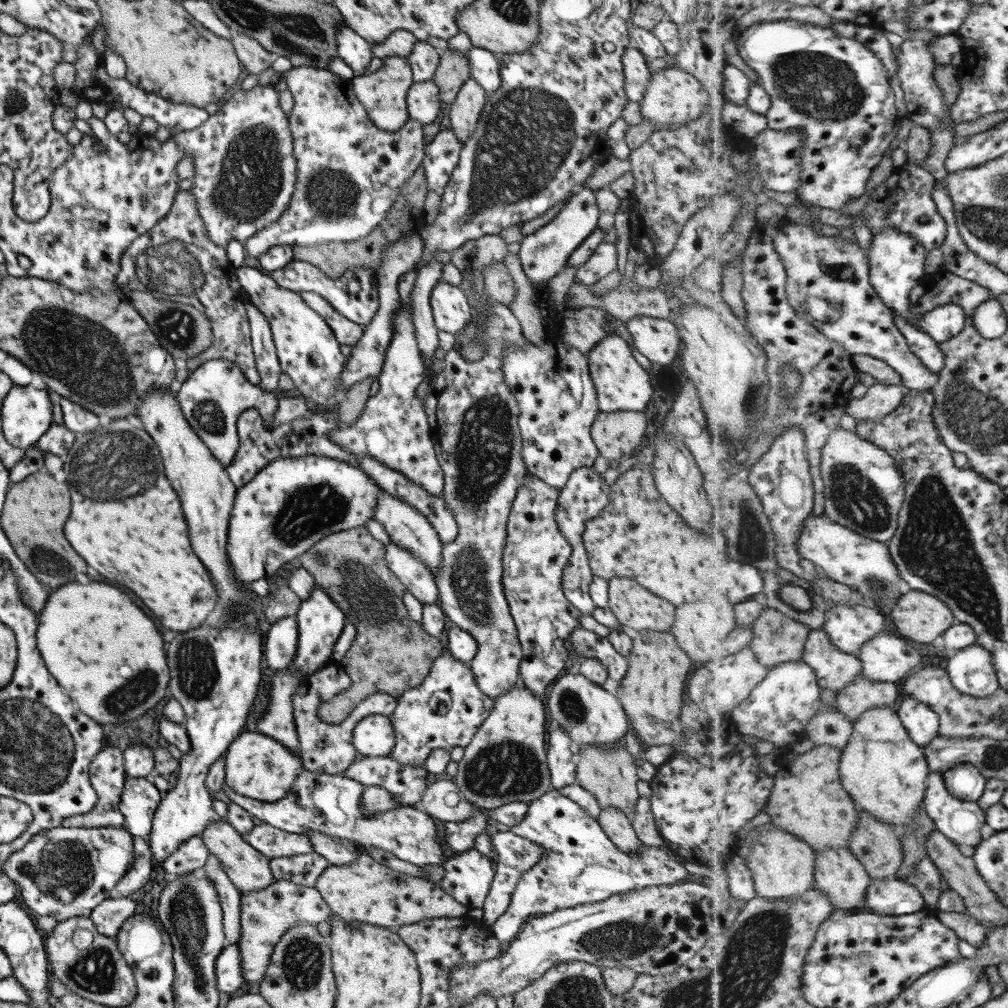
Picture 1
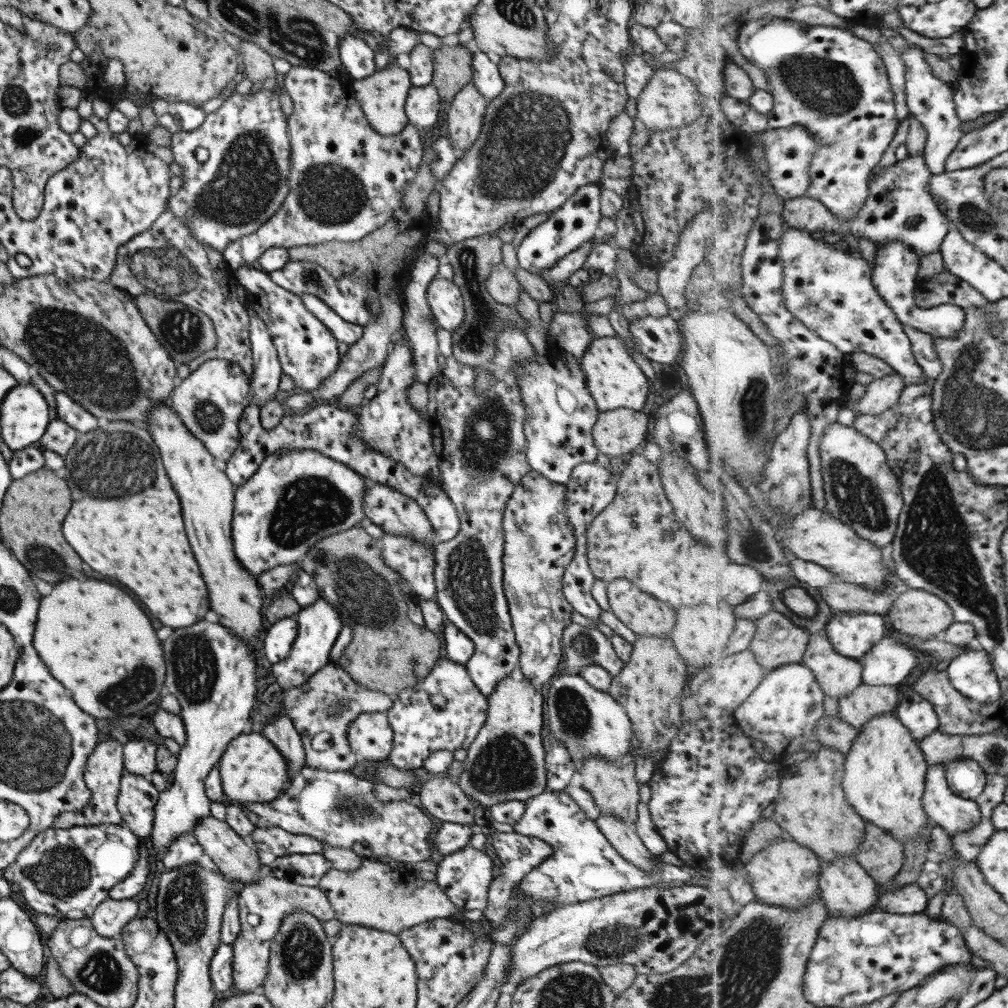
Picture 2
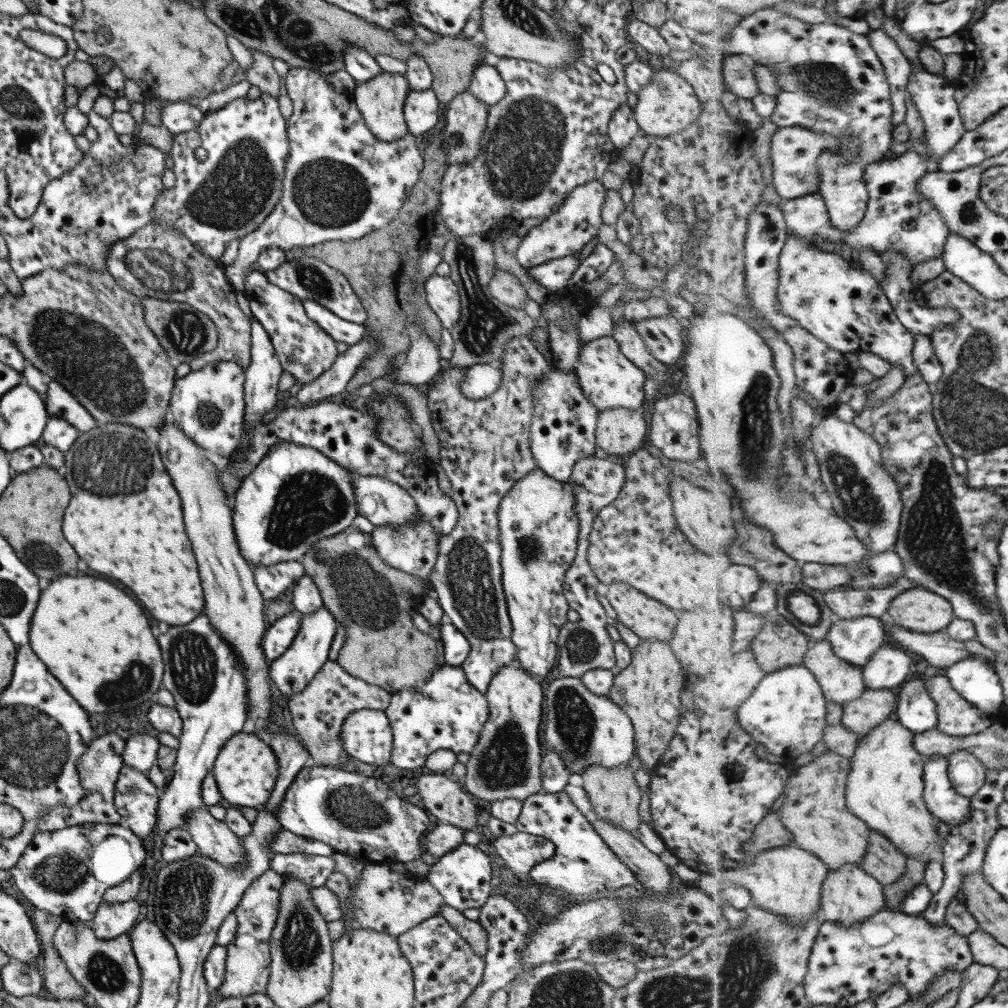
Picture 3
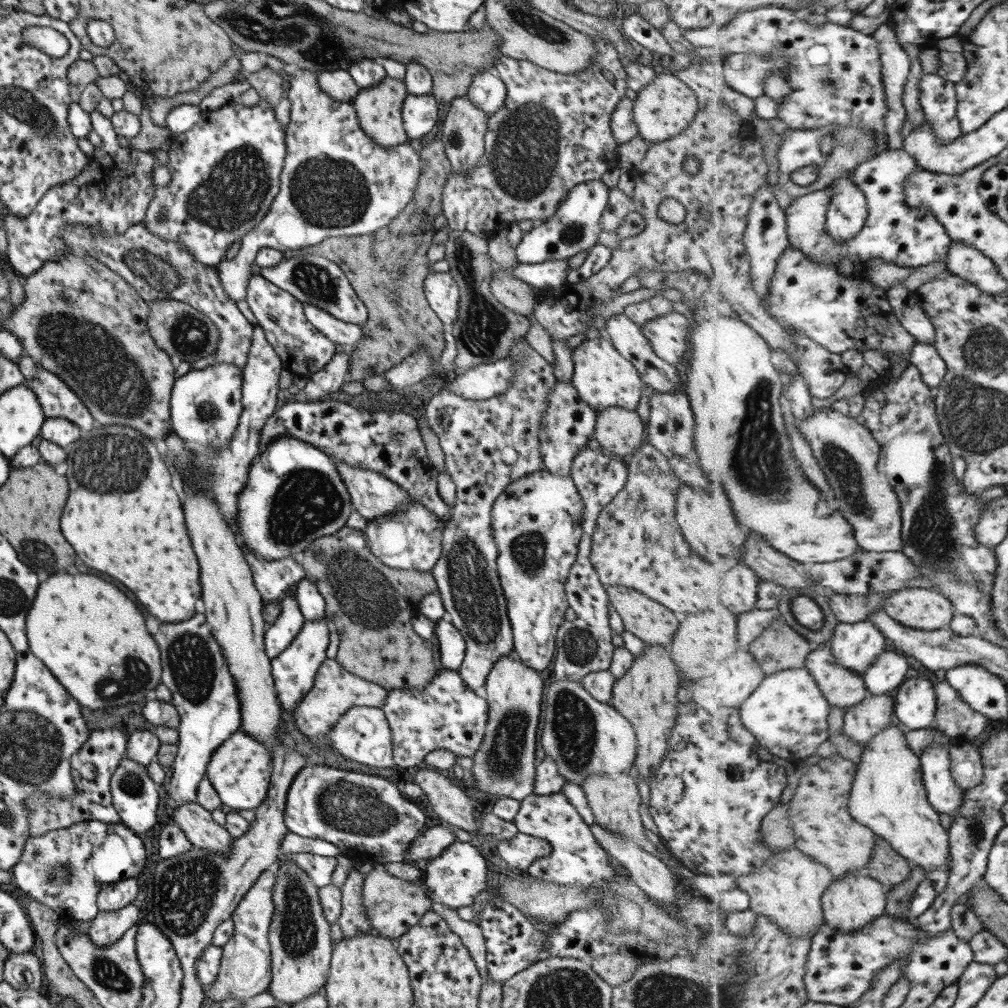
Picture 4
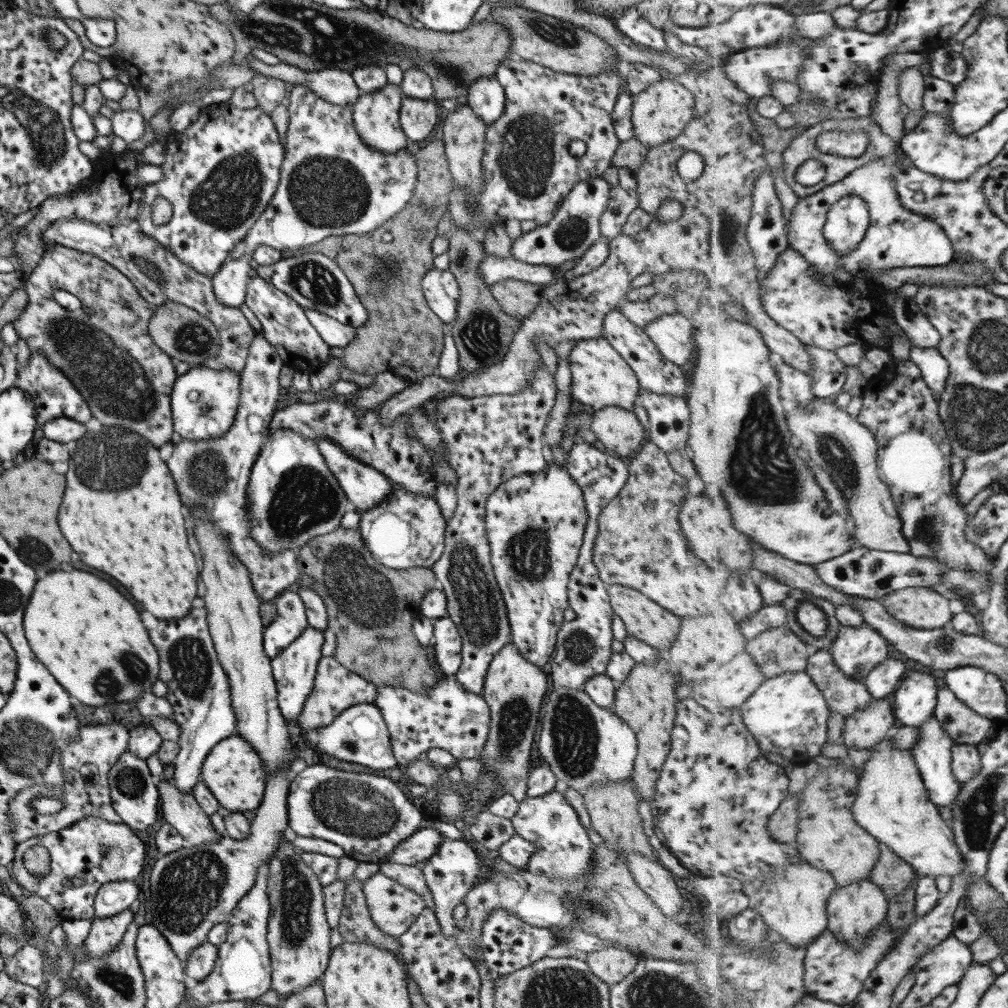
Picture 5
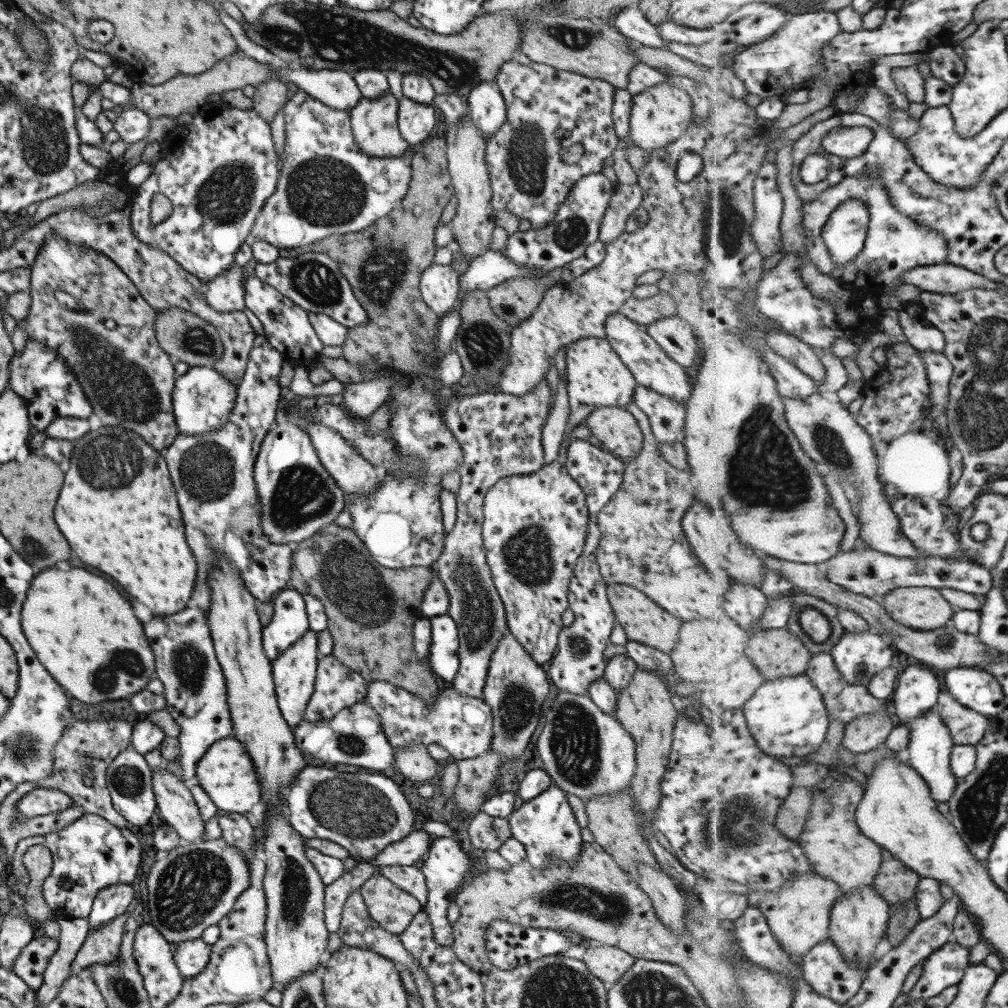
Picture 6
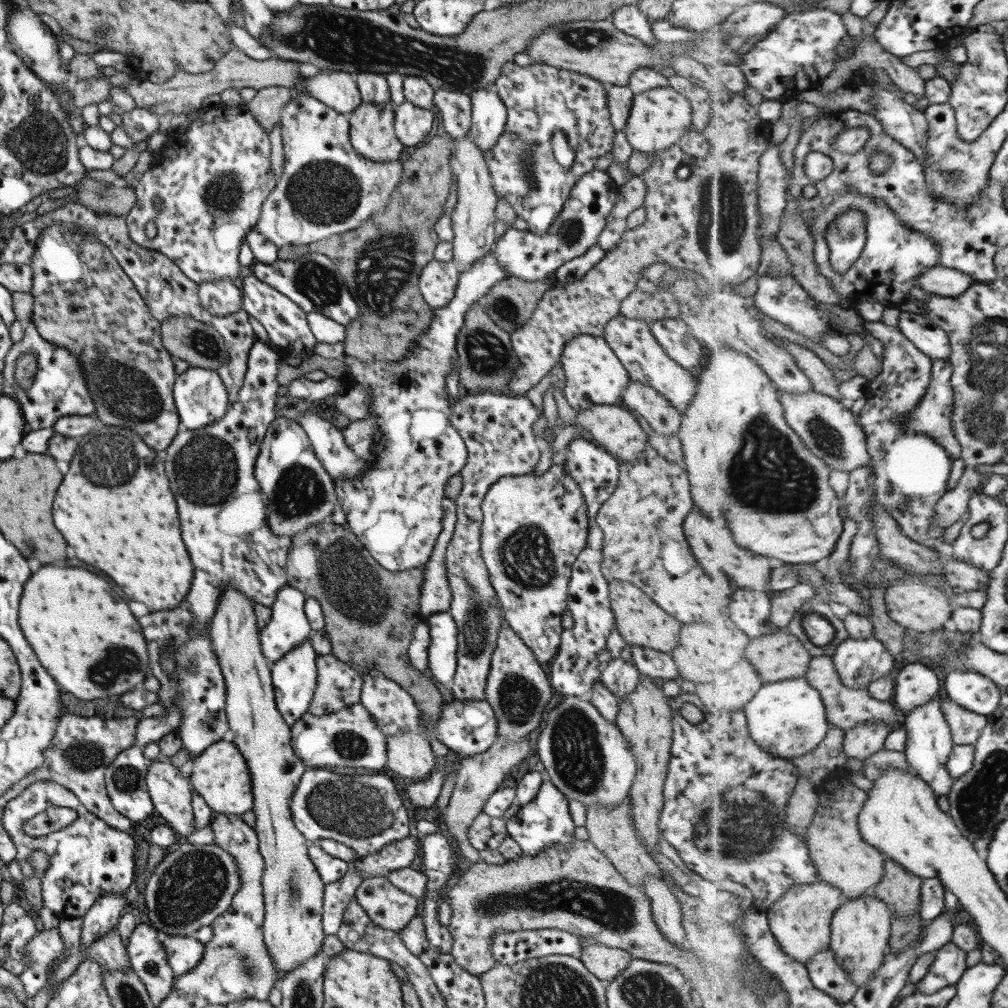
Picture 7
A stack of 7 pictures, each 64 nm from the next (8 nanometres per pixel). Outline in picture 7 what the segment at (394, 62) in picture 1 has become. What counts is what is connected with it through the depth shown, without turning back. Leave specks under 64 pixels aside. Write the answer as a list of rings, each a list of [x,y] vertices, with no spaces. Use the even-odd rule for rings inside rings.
[[[385,102],[385,106],[373,106],[373,104],[361,103],[355,110],[347,114],[349,126],[349,142],[351,148],[359,156],[371,160],[371,162],[391,162],[401,158],[403,149],[402,142],[395,136],[394,127],[394,105]]]

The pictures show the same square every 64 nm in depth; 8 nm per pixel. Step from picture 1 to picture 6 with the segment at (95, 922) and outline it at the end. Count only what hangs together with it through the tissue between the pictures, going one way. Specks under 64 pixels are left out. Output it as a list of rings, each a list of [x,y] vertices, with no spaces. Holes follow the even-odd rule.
[[[123,912],[123,914],[113,917],[111,922],[97,926],[95,930],[88,932],[83,944],[73,957],[73,961],[69,963],[69,974],[77,974],[83,967],[95,962],[99,964],[115,962],[119,958],[125,919],[127,919],[127,914]]]

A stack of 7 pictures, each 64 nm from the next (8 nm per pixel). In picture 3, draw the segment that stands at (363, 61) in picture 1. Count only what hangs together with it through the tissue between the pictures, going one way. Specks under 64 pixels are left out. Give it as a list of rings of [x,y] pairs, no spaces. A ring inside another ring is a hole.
[[[347,44],[343,48],[343,68],[347,74],[353,77],[355,83],[363,83],[381,74],[382,70],[363,48],[357,48],[355,44]]]

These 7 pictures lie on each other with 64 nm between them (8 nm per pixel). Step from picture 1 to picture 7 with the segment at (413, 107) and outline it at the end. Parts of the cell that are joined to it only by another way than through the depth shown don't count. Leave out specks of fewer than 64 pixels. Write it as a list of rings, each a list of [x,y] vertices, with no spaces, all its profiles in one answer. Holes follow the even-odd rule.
[[[403,100],[394,108],[395,136],[406,148],[421,144],[427,136],[432,135],[435,127],[433,112],[427,108],[417,108]]]

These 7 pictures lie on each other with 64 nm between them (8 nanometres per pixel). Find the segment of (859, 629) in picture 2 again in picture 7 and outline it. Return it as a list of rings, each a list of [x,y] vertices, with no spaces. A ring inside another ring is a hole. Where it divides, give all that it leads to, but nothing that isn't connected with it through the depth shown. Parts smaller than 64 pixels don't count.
[[[875,635],[871,638],[844,640],[833,656],[842,682],[851,688],[869,688],[875,680],[895,671],[894,655],[886,643]]]

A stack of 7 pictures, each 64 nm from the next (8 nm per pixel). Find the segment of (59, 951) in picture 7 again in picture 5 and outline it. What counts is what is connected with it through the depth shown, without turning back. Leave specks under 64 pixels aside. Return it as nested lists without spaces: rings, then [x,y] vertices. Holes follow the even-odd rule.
[[[31,941],[4,962],[4,971],[16,982],[40,990],[45,982],[45,963],[44,952]]]

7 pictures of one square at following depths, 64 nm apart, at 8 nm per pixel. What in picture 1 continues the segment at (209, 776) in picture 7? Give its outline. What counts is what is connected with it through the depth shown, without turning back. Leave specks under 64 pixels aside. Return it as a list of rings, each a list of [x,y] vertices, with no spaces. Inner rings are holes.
[[[256,731],[240,733],[229,744],[224,758],[224,784],[235,794],[261,802],[275,802],[283,798],[302,770],[299,755]]]

